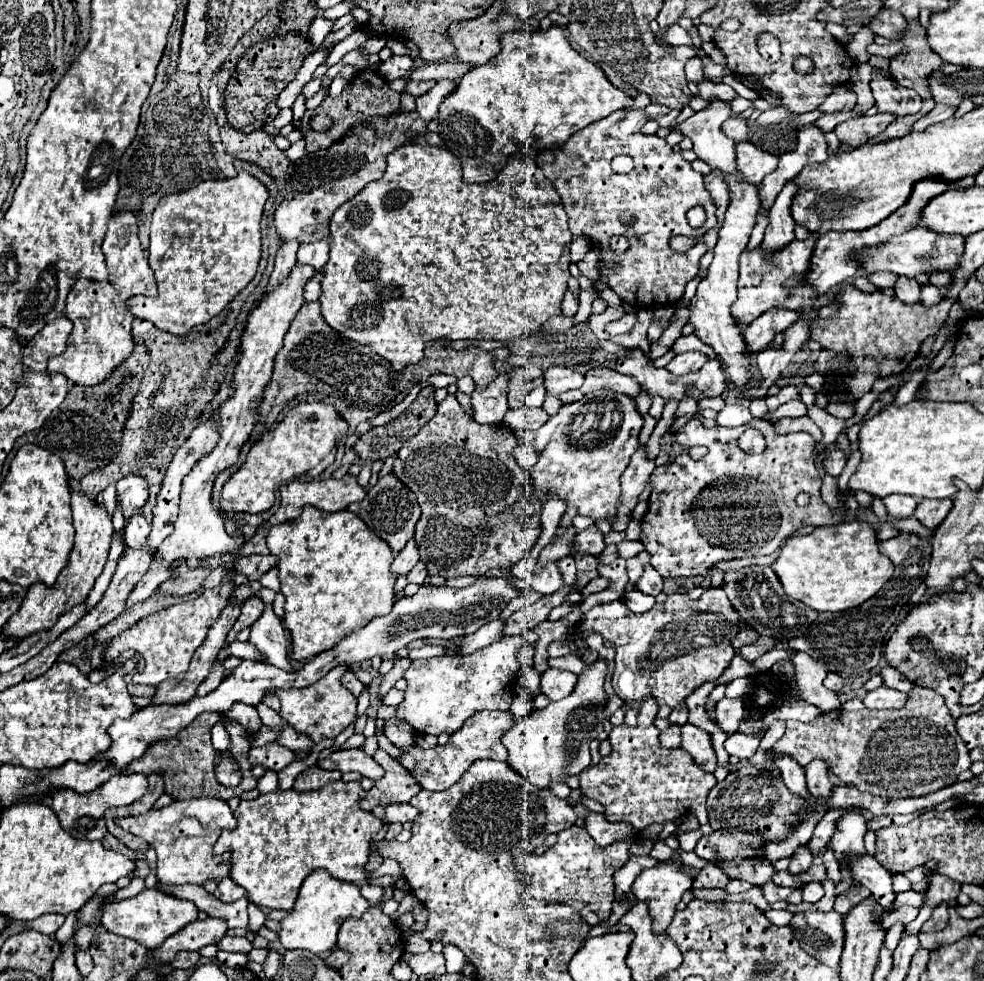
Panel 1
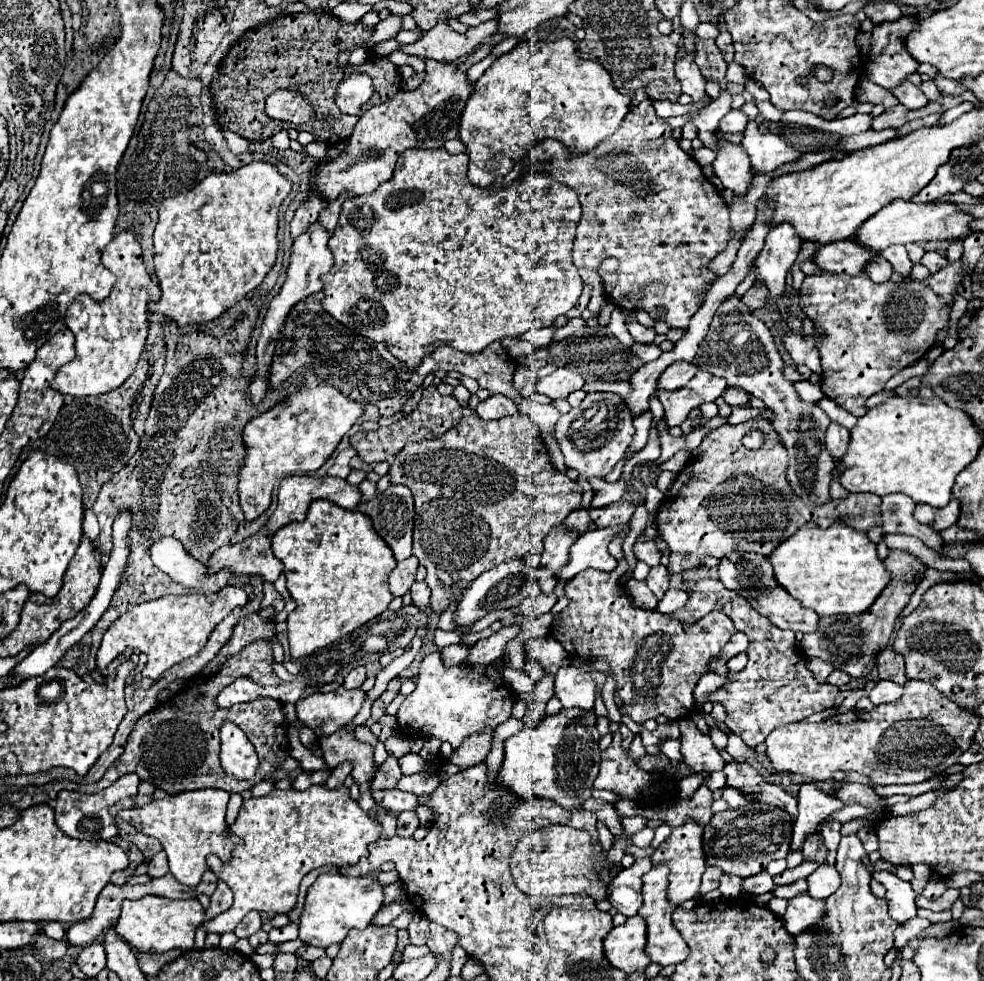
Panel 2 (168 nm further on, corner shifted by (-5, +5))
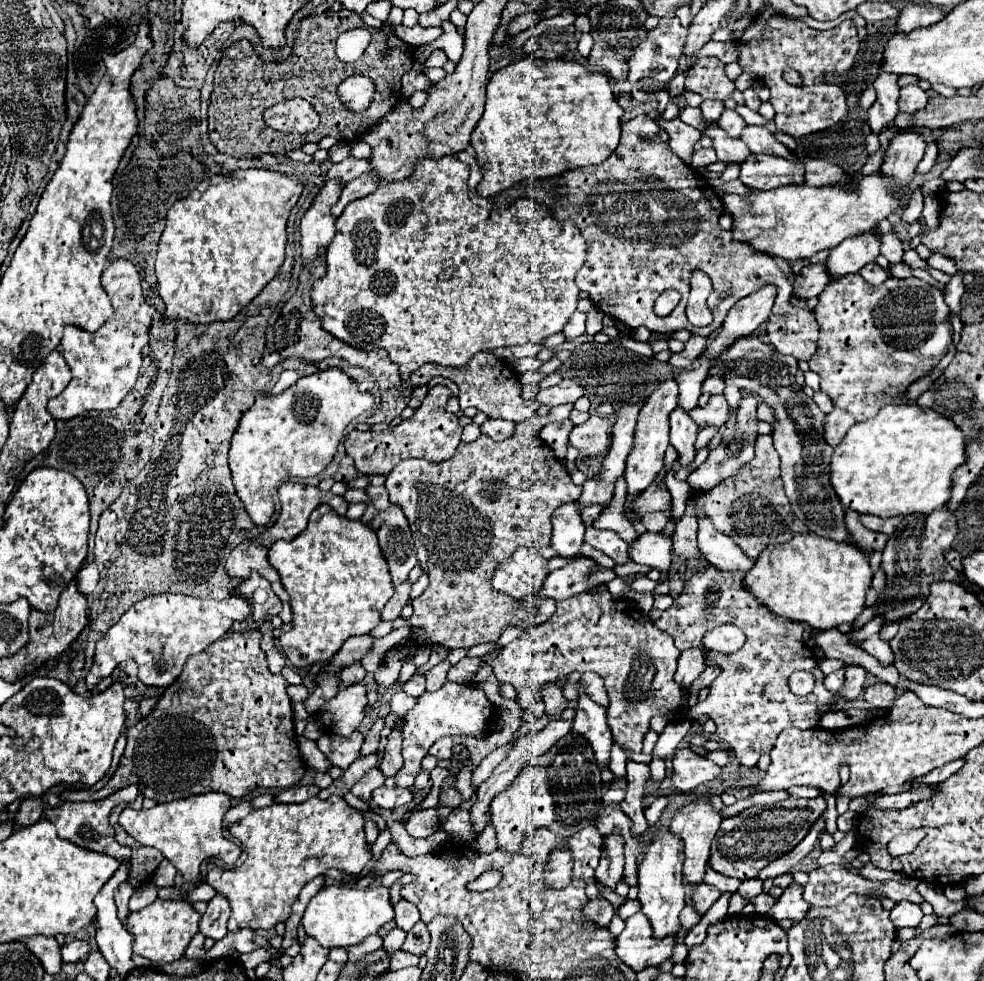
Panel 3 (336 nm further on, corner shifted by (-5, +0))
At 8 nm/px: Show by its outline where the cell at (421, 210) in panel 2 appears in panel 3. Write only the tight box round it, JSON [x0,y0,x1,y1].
[312,157,586,379]

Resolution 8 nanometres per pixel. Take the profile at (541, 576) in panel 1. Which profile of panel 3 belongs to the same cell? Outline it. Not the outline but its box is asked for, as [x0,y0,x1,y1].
[552,503,584,557]

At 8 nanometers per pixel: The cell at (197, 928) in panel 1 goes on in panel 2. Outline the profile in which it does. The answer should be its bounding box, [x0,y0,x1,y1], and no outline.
[202,784,382,934]

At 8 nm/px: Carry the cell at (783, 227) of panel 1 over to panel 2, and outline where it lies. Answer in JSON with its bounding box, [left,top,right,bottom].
[756,224,802,300]

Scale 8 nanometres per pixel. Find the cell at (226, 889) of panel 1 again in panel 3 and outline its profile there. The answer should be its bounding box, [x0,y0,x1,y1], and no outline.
[200,895,230,941]

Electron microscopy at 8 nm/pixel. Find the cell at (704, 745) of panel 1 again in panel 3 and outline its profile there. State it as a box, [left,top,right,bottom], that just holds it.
[672,747,720,793]

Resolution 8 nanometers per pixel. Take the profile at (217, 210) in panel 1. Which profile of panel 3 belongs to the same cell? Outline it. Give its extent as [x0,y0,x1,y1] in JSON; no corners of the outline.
[156,169,302,325]

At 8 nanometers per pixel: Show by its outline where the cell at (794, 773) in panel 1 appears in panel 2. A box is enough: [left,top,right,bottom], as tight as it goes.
[790,782,844,850]

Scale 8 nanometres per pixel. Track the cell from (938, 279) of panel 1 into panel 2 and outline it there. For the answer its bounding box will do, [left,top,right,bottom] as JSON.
[922,252,950,274]

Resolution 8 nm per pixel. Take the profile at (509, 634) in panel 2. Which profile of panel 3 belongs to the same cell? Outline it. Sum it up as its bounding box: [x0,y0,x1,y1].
[446,657,482,683]

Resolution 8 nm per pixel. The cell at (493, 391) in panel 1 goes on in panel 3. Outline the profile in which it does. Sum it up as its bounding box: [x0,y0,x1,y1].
[480,419,514,441]

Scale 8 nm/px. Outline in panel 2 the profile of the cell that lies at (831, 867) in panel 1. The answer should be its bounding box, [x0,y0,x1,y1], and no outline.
[822,818,840,852]

